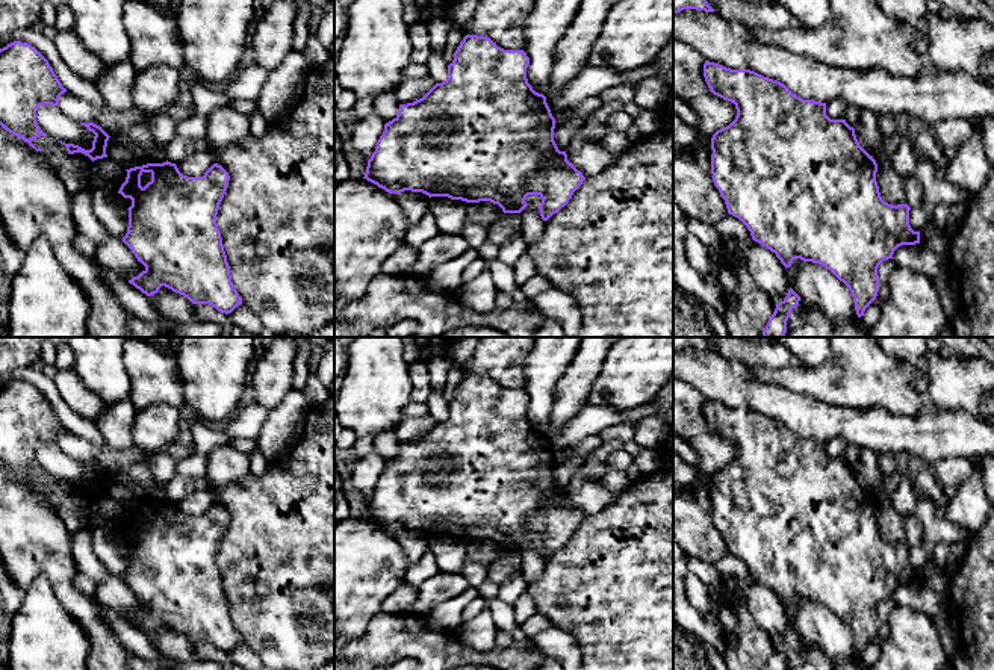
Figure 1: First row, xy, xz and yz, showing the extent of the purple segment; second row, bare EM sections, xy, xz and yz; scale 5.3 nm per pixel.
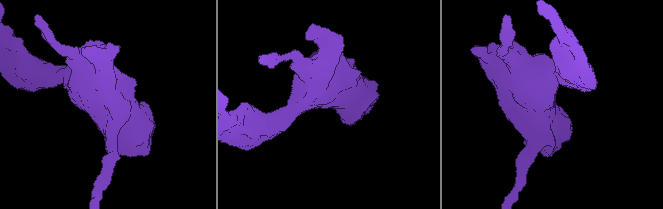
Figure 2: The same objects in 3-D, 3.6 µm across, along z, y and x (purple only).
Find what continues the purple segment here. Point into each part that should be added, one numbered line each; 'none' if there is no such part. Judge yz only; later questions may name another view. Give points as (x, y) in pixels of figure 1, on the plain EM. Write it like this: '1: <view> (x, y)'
none

